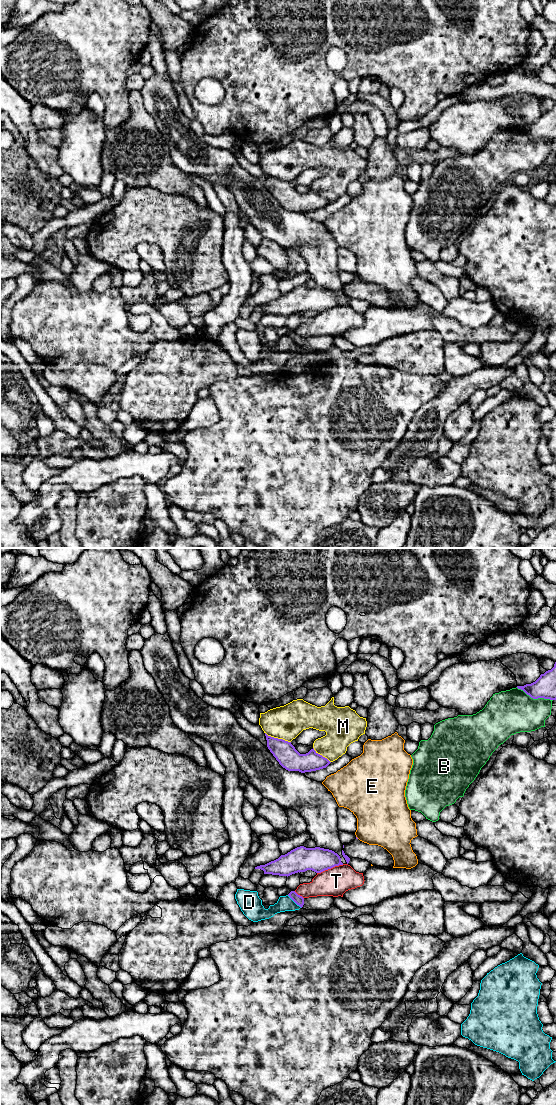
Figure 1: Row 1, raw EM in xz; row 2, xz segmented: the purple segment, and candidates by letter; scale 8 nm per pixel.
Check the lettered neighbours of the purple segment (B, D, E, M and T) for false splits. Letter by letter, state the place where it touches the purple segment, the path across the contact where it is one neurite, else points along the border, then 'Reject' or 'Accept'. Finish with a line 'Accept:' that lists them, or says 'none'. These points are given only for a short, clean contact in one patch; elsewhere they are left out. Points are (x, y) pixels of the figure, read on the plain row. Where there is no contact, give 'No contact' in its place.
B: Touches purple at xz (534, 138). Reject
D: Touches purple at xz (294, 341). Reject
E: No contact. Reject
M: Touches purple at xz (277, 178). Reject
T: Touches purple at xz (330, 308). Reject
Accept: none

